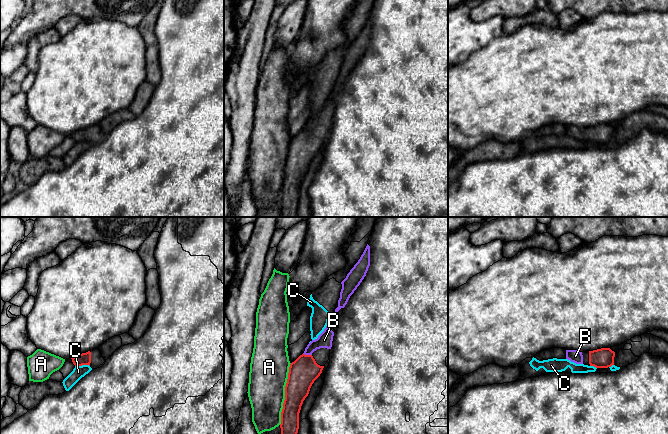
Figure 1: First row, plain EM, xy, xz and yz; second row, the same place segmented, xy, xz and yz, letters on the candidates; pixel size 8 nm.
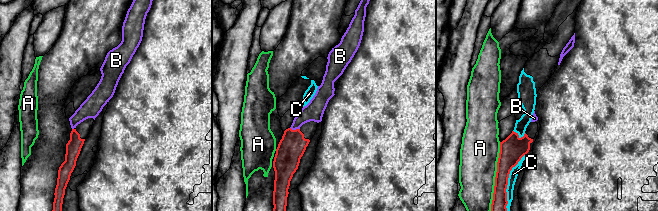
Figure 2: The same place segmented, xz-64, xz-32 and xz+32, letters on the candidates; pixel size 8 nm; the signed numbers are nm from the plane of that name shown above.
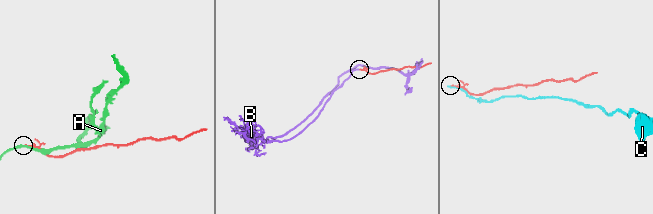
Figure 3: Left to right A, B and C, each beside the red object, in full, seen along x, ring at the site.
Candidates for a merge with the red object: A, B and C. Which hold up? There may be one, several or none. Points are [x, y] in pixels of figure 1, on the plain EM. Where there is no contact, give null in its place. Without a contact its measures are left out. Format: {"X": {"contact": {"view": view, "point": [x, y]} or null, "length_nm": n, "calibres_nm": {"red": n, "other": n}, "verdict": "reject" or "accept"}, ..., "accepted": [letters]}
{"A": {"contact": {"view": "xz", "point": [285, 170]}, "length_nm": 500, "calibres_nm": {"red": 220, "other": 320}, "verdict": "reject"}, "B": {"contact": {"view": "xz", "point": [307, 131]}, "length_nm": 70, "calibres_nm": {"red": 220, "other": 120}, "verdict": "accept"}, "C": {"contact": {"view": "xy", "point": [82, 140]}, "length_nm": 120, "calibres_nm": {"red": 100, "other": 100}, "verdict": "reject"}, "accepted": ["B"]}

